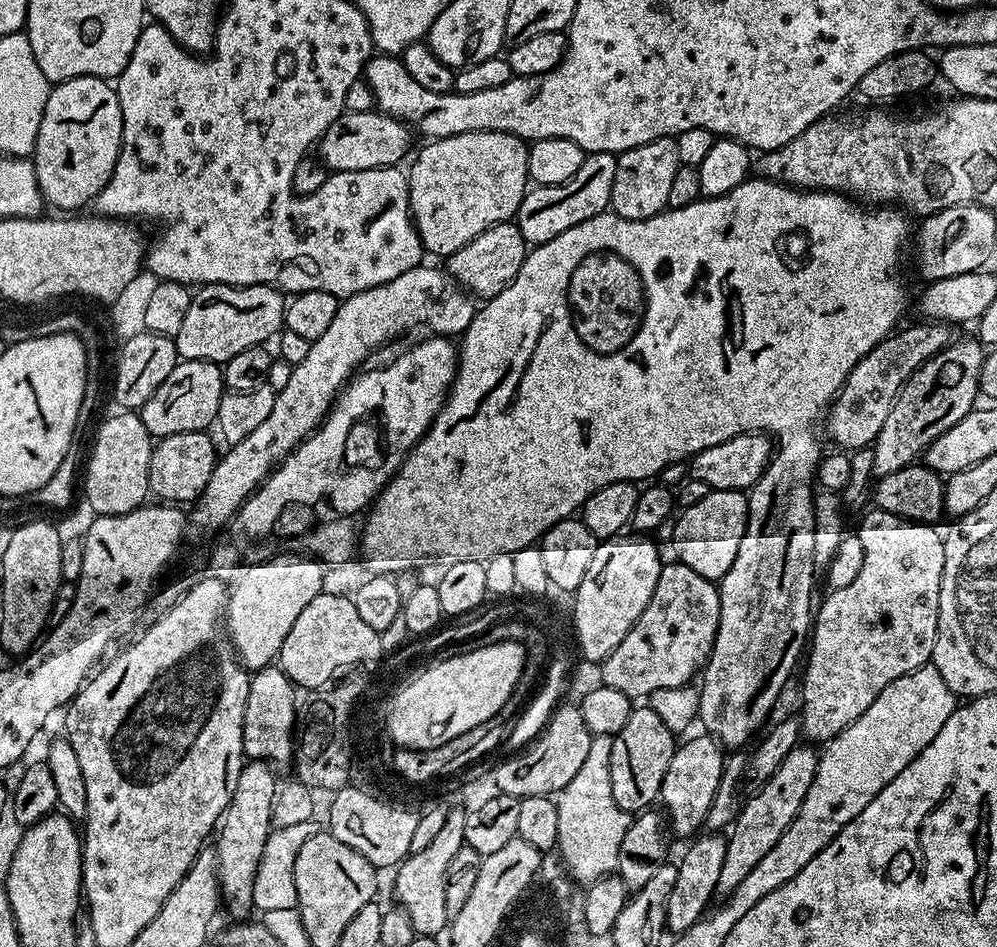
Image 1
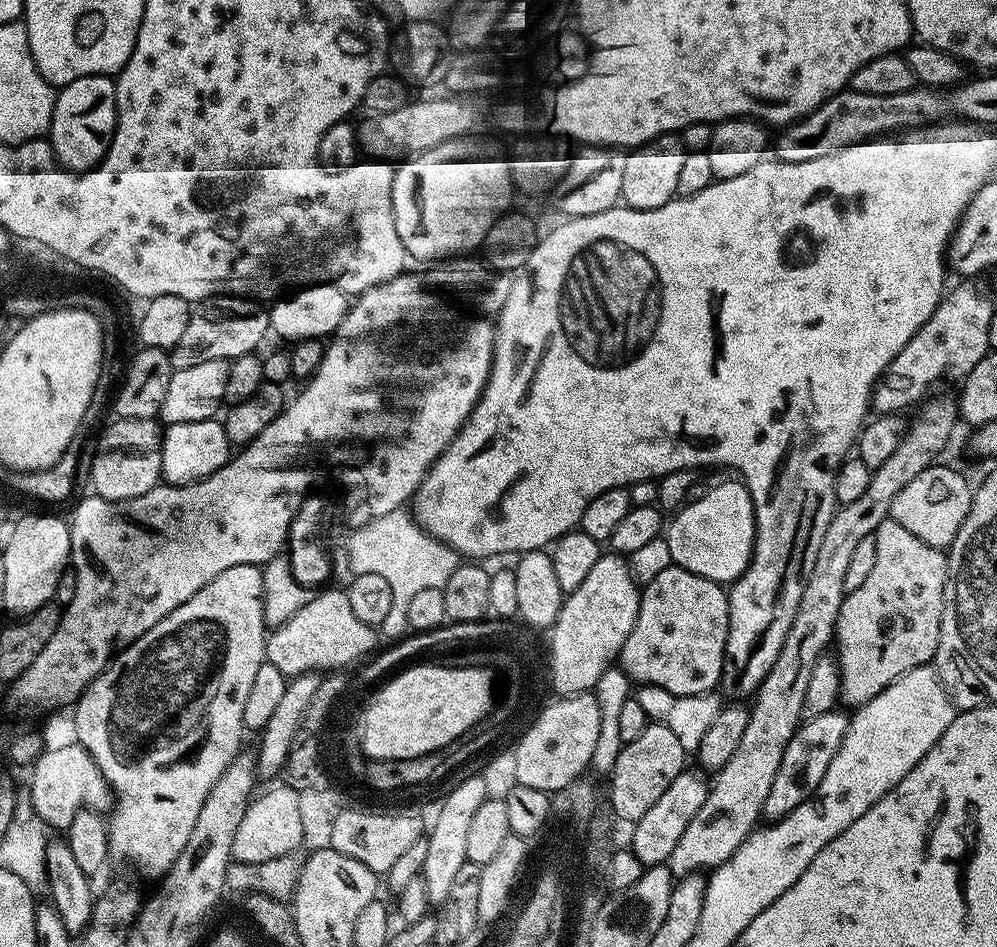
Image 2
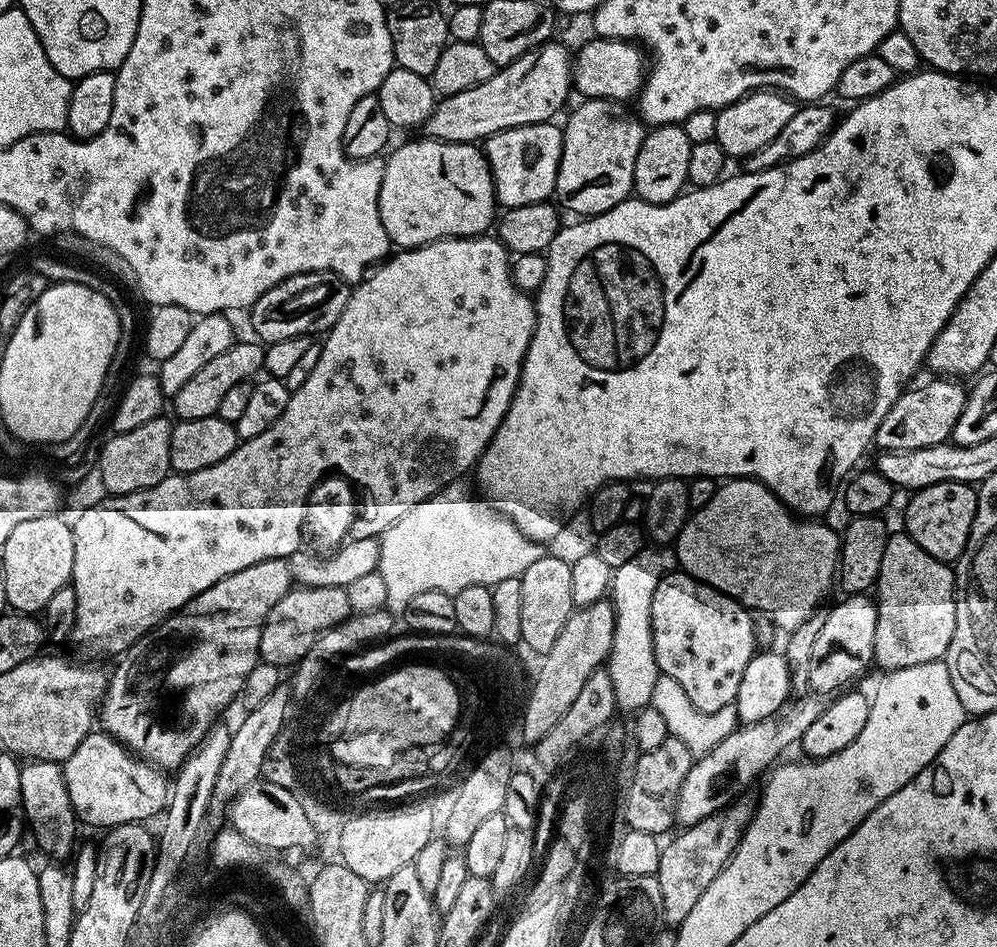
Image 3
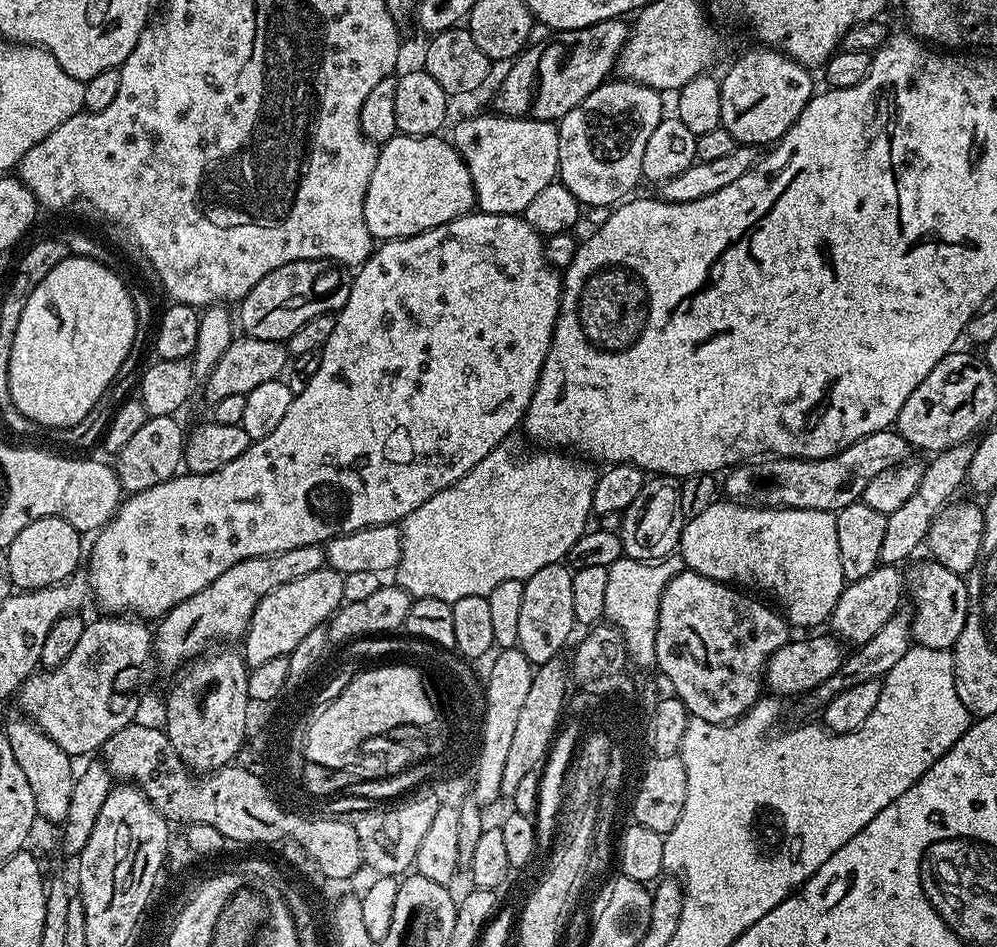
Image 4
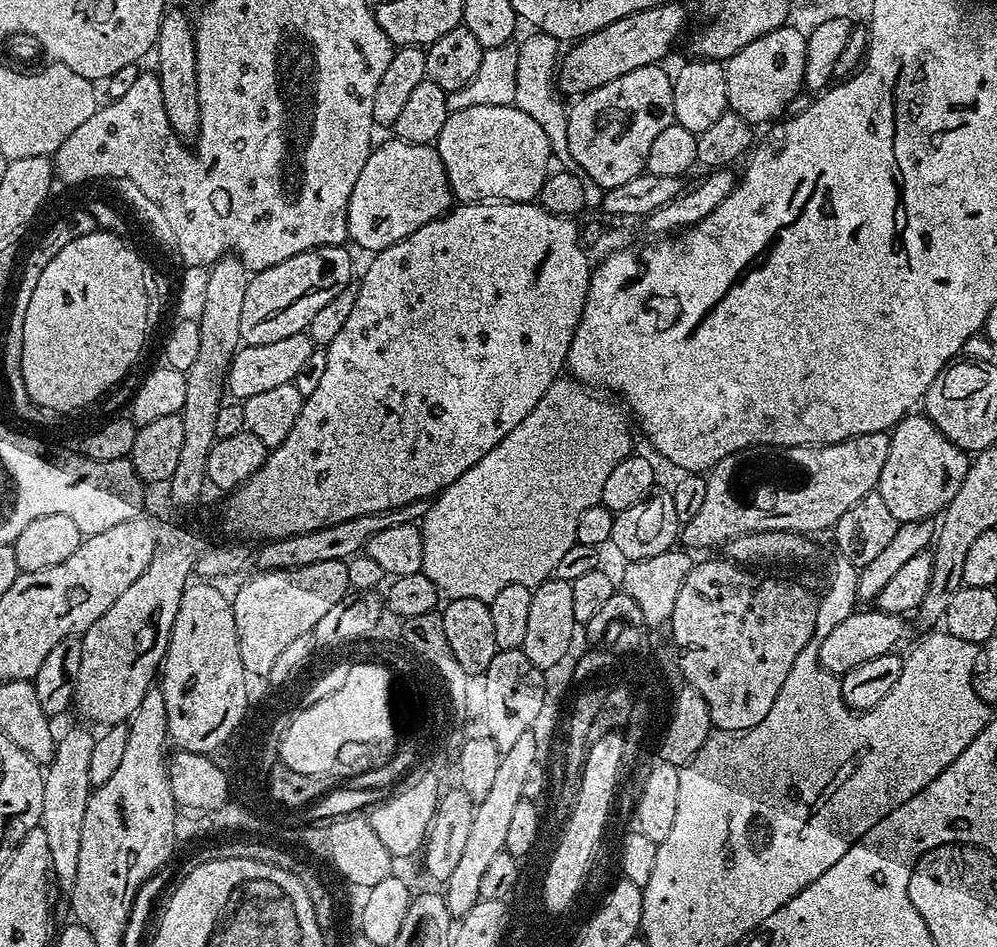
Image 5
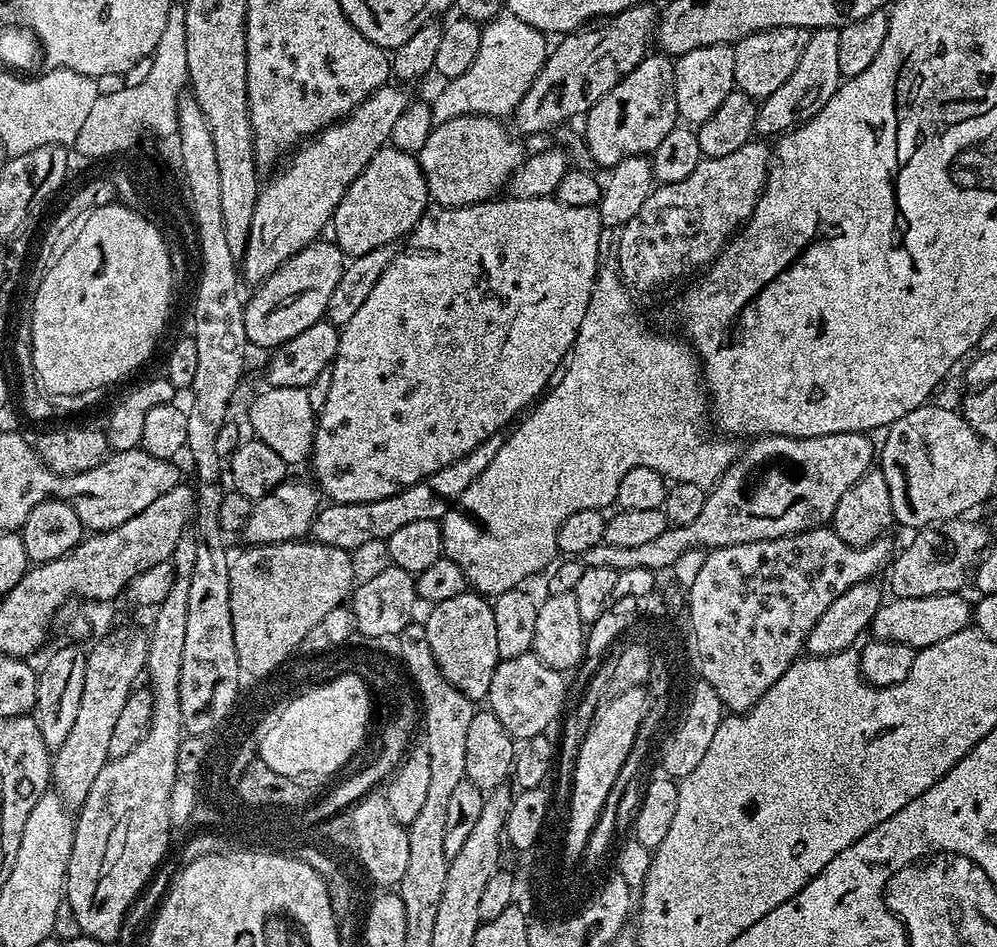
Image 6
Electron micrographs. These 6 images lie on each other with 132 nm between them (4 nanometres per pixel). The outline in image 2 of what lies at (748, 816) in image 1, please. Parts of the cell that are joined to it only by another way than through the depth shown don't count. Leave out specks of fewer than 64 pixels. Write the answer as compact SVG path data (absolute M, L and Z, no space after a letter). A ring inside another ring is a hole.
M833 710L826 714L818 714L818 718L804 720L786 746L786 754L782 754L782 762L778 766L778 774L774 774L774 782L770 785L770 794L766 794L766 806L763 819L775 822L790 814L802 801L814 795L826 775L826 769L834 754L838 754L838 746L842 746L842 738L846 738L849 713Z

